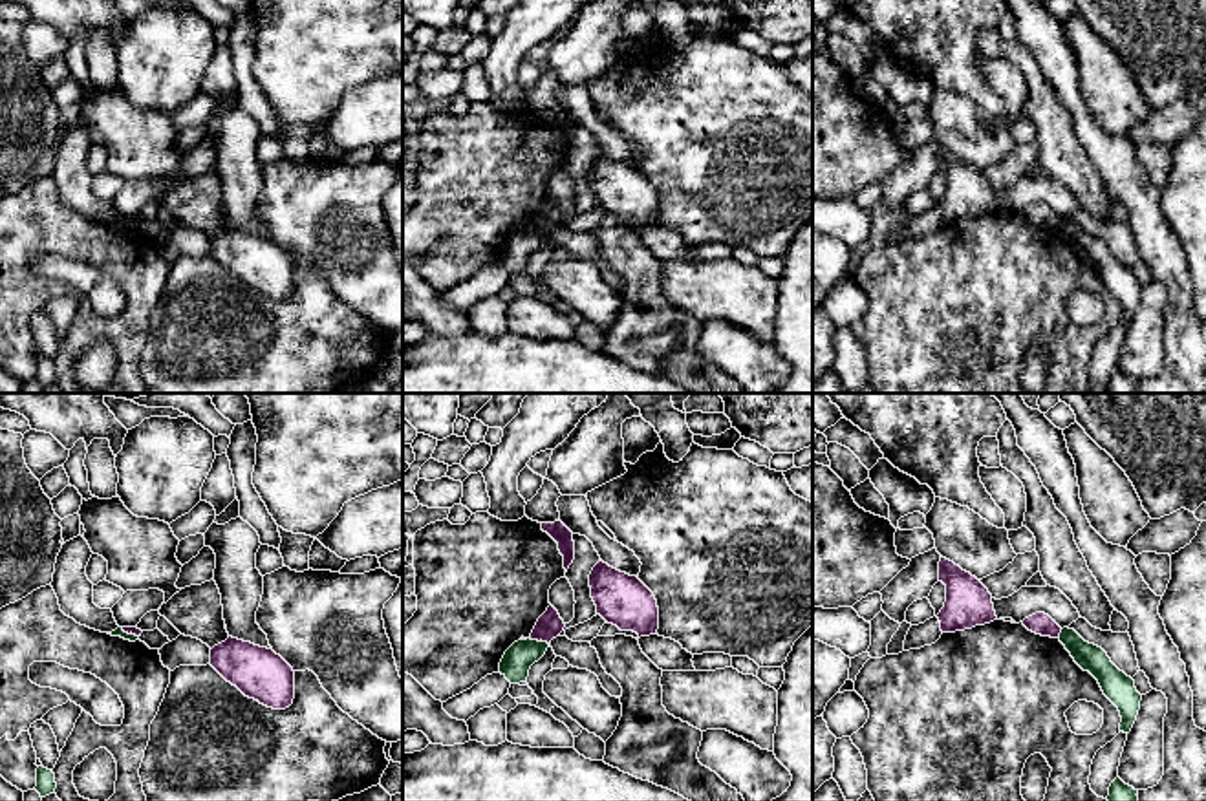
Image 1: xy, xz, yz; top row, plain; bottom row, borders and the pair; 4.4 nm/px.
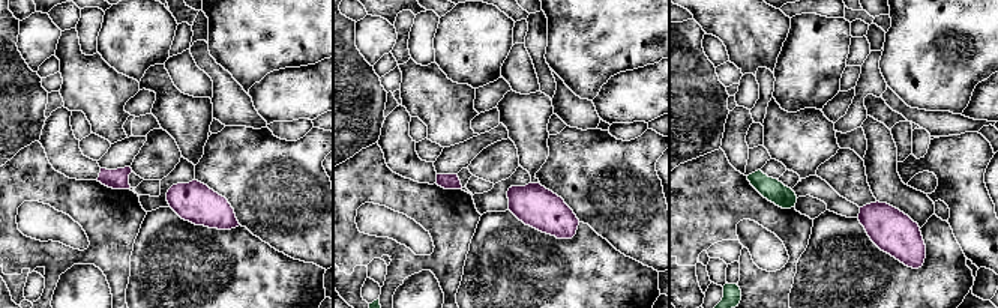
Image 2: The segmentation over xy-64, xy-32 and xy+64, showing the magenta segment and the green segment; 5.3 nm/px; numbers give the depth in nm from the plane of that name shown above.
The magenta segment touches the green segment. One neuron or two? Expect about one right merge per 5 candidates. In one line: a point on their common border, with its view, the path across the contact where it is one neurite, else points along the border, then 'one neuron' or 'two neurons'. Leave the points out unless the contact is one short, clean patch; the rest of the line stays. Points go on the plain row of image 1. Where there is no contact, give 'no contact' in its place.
xz (538, 231) | along xz (529, 229), (548, 234) | two neurons

